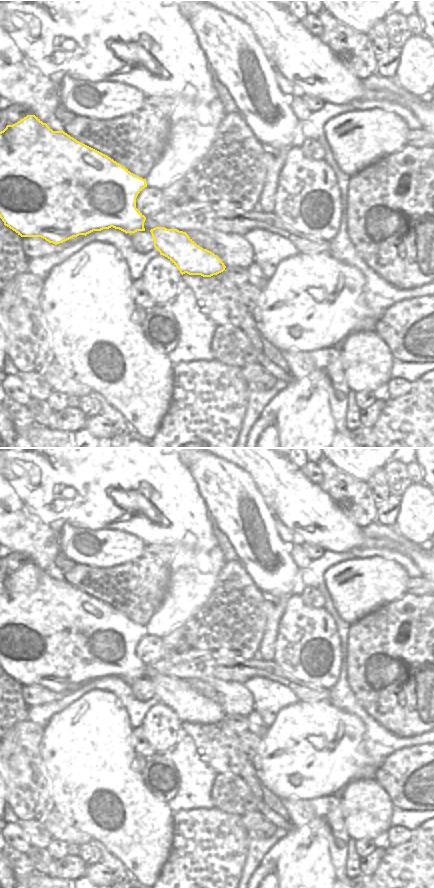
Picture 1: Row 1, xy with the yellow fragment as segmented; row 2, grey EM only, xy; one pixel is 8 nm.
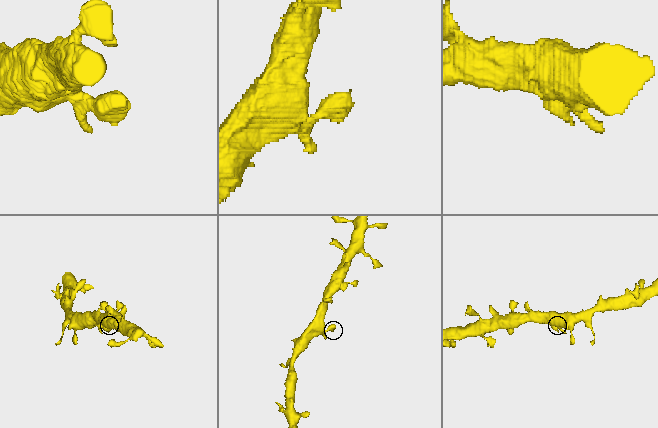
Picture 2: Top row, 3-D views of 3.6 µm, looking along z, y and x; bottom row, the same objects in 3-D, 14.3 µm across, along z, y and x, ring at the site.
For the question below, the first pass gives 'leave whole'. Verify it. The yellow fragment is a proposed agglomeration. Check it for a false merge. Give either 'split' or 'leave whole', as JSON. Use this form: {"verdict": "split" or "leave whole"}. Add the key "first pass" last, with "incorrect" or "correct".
{"verdict": "leave whole", "first pass": "correct"}

